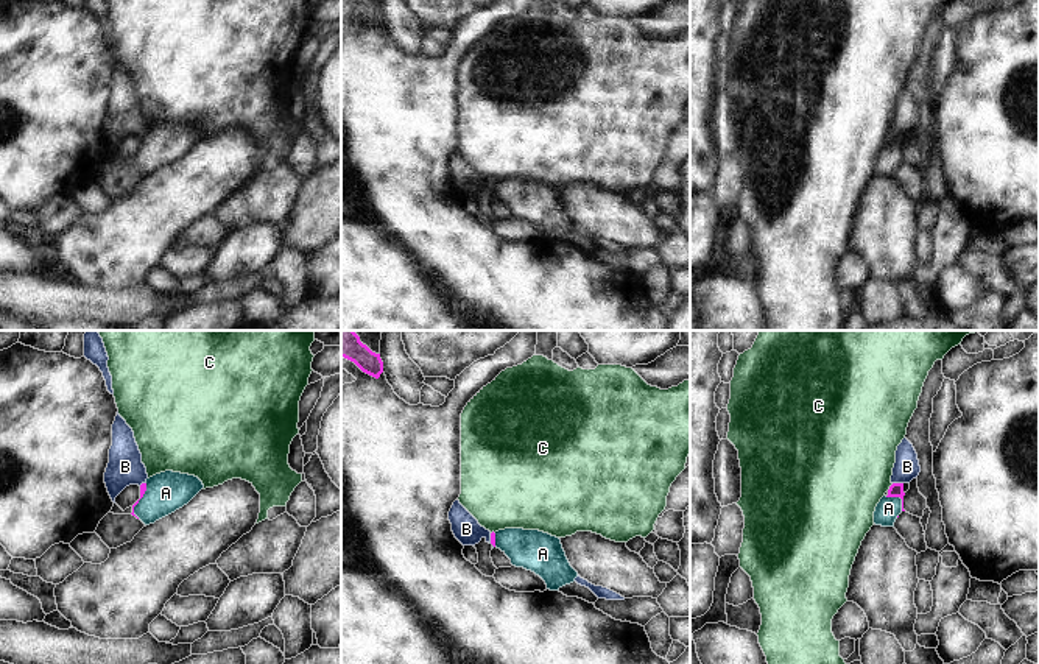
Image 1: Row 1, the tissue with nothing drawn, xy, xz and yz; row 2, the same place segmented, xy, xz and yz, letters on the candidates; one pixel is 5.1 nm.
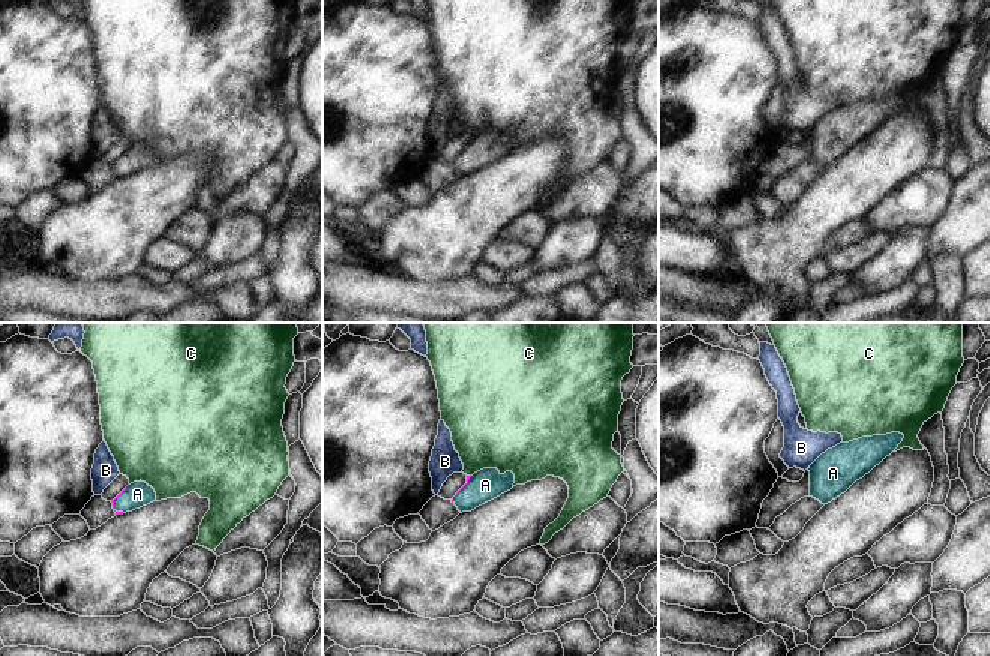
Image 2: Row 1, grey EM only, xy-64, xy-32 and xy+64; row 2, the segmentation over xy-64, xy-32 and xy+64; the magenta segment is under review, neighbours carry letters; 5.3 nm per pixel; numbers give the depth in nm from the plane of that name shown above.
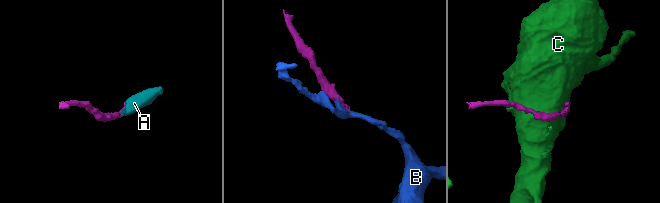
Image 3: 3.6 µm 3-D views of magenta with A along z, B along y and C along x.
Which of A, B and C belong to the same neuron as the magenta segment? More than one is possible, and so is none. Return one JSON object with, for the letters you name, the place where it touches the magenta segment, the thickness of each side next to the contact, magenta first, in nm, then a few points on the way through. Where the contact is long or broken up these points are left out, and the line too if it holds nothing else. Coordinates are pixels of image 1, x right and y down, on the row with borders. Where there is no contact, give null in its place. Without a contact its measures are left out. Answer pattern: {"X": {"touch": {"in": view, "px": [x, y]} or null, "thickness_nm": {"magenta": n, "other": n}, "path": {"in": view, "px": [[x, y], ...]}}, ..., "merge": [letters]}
{"A": {"touch": {"in": "yz", "px": [899, 496]}, "thickness_nm": {"magenta": 80, "other": 120}, "path": {"in": "yz", "px": [[896, 490], [899, 496], [888, 508]]}}, "merge": ["A"]}

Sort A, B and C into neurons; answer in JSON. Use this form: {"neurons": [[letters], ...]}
{"neurons": [["A"], ["B"], ["C"]]}

